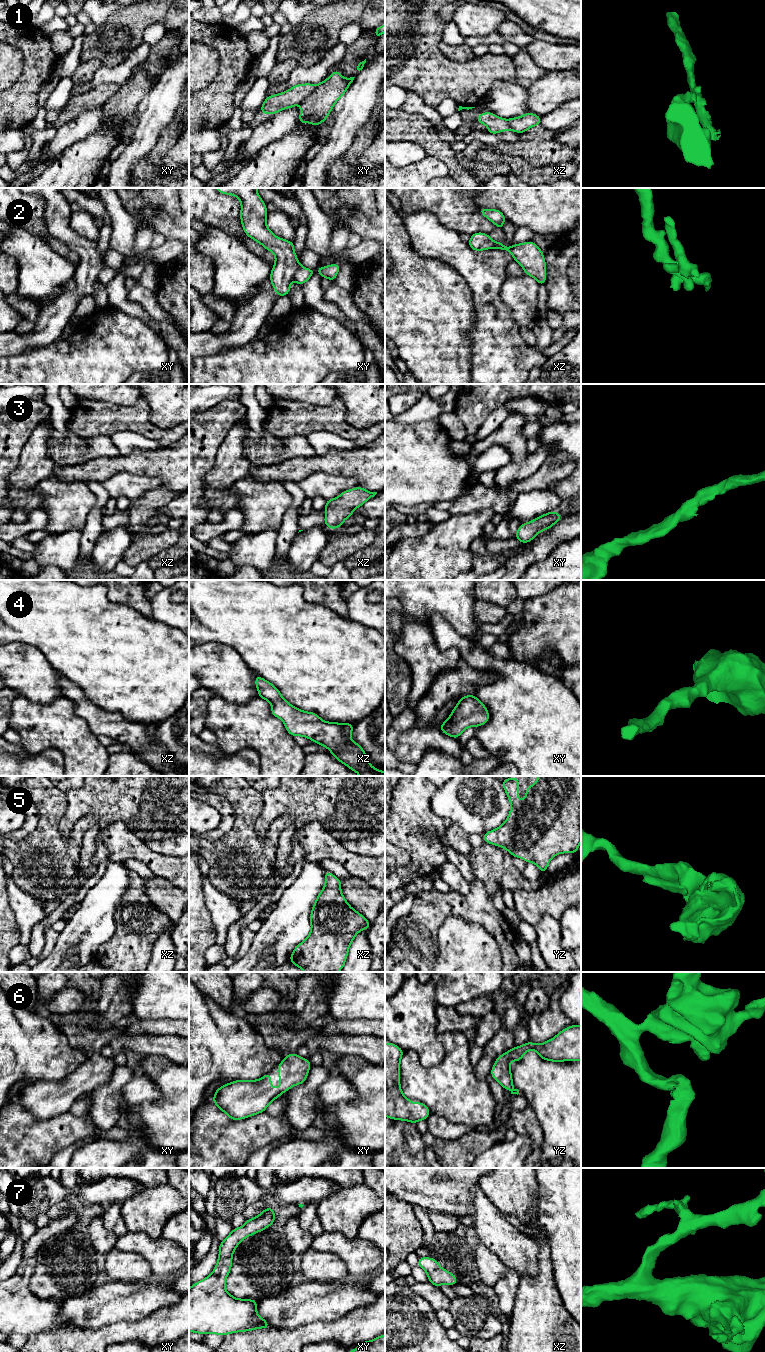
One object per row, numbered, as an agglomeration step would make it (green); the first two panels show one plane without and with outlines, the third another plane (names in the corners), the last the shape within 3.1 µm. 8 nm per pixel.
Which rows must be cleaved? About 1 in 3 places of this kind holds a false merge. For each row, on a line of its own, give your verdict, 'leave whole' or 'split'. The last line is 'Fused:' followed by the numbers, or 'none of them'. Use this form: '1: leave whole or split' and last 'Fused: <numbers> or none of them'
1: split
2: split
3: leave whole
4: leave whole
5: leave whole
6: leave whole
7: leave whole
Fused: 1, 2

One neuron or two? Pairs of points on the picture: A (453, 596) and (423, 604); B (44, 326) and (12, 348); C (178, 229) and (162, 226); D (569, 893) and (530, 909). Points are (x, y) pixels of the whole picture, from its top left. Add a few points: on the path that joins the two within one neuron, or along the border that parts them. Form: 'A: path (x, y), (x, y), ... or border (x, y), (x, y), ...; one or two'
A: path (446, 596), (430, 597); one
B: path (36, 334), (29, 341), (20, 342); one
C: path (174, 228), (166, 226); one
D: path (559, 893), (550, 899), (540, 902); one

